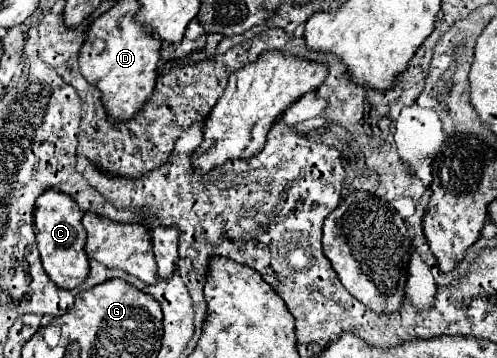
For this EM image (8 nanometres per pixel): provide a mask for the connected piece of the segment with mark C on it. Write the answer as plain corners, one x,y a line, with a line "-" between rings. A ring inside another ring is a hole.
48,190
46,194
40,194
36,200
34,210
34,234
36,234
36,246
42,258
42,266
50,280
66,290
72,290
80,286
88,276
88,256
84,252
86,244
86,232
82,226
82,210
74,202
72,196
66,196
64,192

